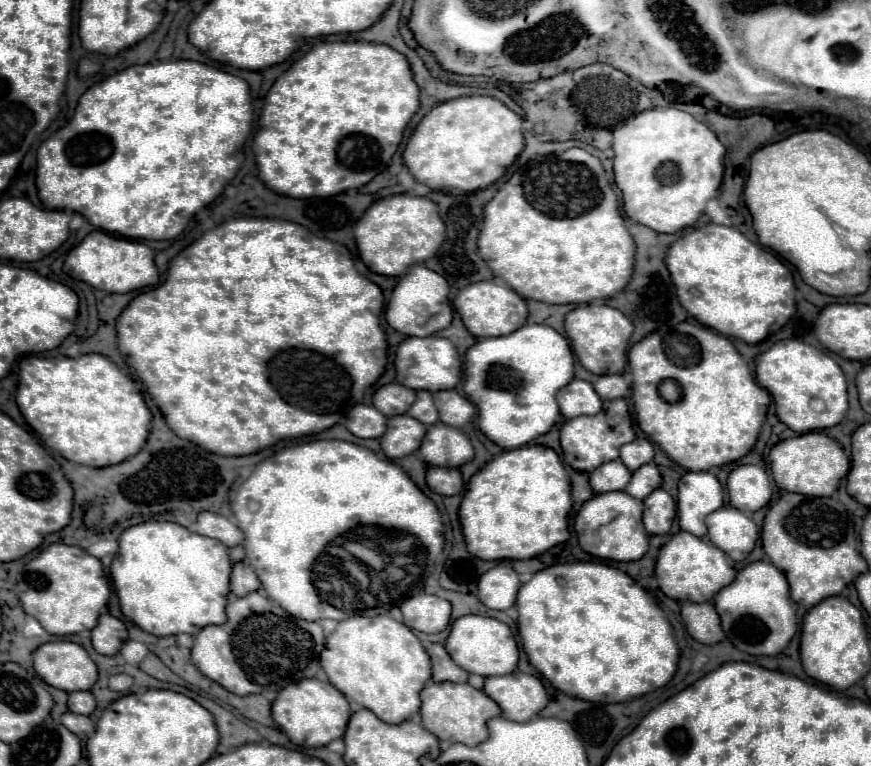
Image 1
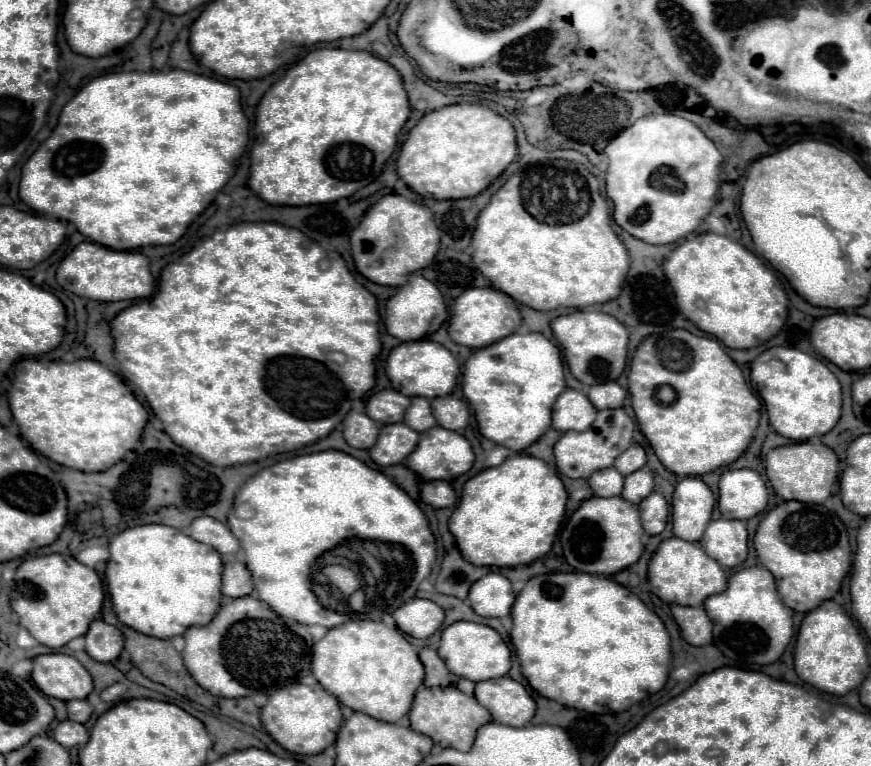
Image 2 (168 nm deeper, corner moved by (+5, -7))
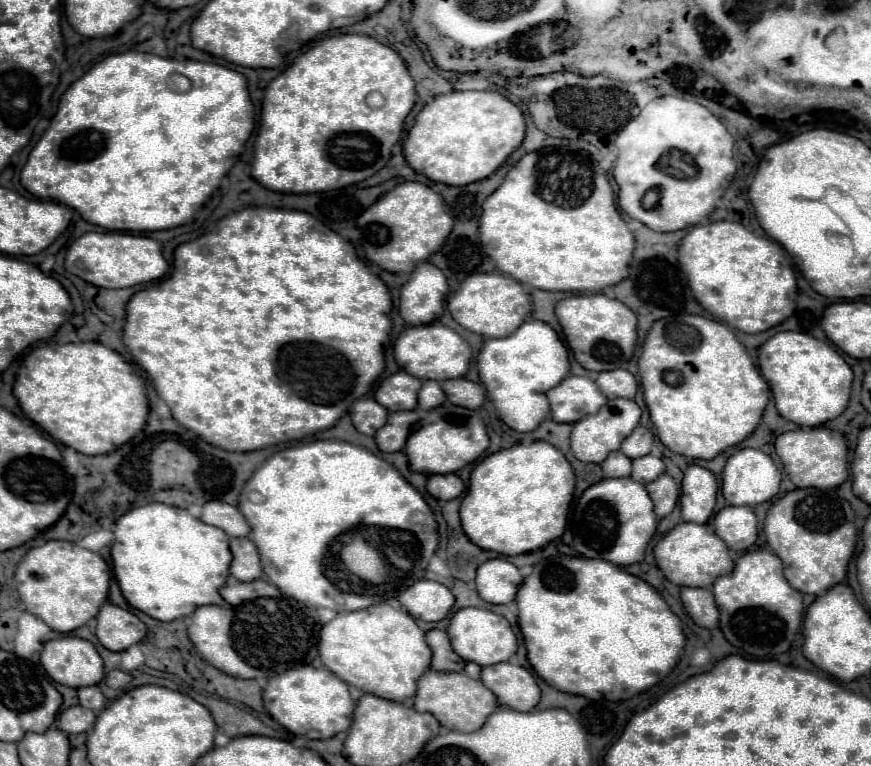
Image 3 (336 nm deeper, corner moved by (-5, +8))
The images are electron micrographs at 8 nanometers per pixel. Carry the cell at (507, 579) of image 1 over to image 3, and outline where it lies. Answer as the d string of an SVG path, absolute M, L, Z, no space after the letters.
M491 559L477 569L479 597L489 603L511 603L523 583L519 569L505 559Z

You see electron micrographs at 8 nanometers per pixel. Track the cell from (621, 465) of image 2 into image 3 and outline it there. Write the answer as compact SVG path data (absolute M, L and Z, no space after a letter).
M637 427L621 445L621 451L627 453L627 457L631 459L637 459L637 457L643 457L651 451L651 445L653 445L653 435L651 431L647 431L645 427Z

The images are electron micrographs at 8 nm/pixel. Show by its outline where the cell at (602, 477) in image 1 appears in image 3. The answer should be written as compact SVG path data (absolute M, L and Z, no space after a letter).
M615 451L601 463L605 477L629 477L631 475L631 459L625 457L621 451Z

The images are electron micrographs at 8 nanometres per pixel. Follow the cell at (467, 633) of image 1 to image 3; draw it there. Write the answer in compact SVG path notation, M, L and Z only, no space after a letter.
M479 607L459 609L451 617L447 633L449 633L449 641L451 641L451 647L455 649L455 653L459 653L459 657L463 657L465 661L473 661L481 667L495 665L499 661L509 661L509 657L515 655L515 651L517 651L517 637L513 633L509 621L487 609L479 609Z

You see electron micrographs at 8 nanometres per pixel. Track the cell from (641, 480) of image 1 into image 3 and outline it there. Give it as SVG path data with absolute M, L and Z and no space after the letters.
M645 455L639 459L633 459L633 473L631 477L643 485L655 481L655 477L659 477L665 471L665 463L663 459L655 457L655 455Z

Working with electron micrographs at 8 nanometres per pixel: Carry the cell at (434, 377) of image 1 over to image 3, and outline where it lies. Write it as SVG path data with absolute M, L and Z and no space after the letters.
M441 323L407 327L395 343L395 361L403 371L411 373L413 377L445 381L453 377L463 377L467 373L469 361L471 361L471 347L453 329Z

